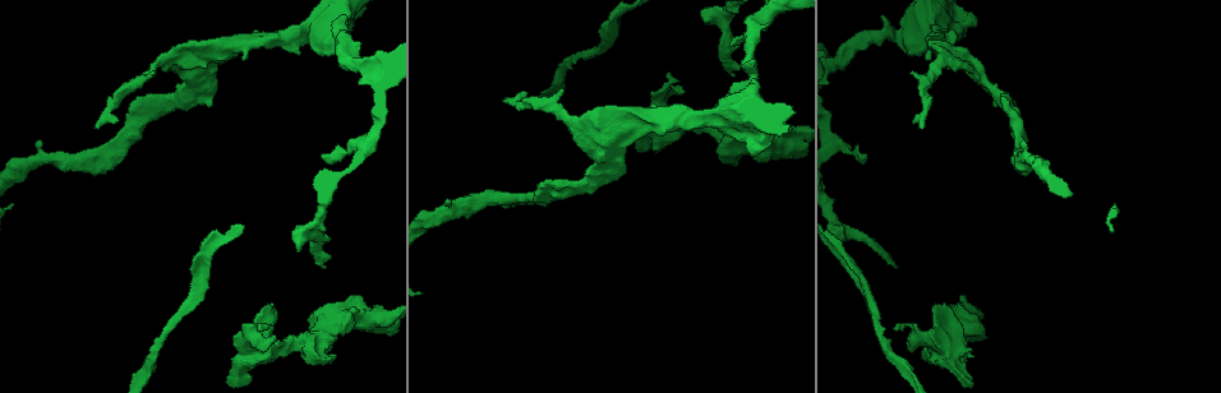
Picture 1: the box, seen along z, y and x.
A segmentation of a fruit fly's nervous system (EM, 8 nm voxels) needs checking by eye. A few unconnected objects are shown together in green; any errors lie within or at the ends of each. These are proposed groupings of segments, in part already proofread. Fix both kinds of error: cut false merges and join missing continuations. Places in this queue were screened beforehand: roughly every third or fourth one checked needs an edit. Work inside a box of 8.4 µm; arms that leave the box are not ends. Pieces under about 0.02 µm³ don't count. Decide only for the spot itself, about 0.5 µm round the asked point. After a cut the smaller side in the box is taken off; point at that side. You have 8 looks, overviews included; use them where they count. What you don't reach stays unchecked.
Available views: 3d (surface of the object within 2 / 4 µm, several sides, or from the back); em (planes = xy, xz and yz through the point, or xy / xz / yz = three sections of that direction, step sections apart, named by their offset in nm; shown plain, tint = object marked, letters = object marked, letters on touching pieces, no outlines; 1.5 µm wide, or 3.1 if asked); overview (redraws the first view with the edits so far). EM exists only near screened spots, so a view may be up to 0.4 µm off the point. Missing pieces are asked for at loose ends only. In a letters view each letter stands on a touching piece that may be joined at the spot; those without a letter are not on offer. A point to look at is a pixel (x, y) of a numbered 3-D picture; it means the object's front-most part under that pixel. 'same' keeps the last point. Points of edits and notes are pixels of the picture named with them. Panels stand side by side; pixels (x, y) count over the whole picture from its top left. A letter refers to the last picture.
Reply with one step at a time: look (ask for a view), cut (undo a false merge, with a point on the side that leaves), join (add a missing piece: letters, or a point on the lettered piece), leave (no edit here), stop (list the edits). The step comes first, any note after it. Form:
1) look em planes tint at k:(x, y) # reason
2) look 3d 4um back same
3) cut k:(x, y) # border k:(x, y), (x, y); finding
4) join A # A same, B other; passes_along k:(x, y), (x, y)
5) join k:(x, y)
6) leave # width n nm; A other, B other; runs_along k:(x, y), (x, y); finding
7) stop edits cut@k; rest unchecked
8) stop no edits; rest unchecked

look em yz step 4 tint at 1:(504, 99) # tapers out

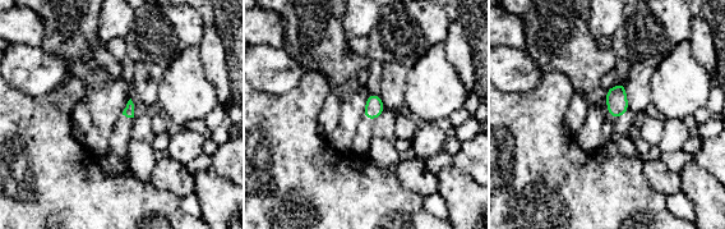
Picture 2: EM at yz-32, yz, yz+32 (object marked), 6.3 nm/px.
look em planes letters same # cut it another way

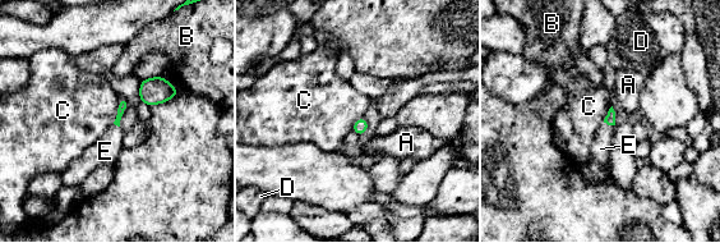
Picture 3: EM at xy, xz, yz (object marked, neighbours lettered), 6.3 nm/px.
join E # A other, B other, C other, D other, E same; passes_along 3:(609, 119), (609, 124), (600, 148); the cell continues

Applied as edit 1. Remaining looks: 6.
look overview

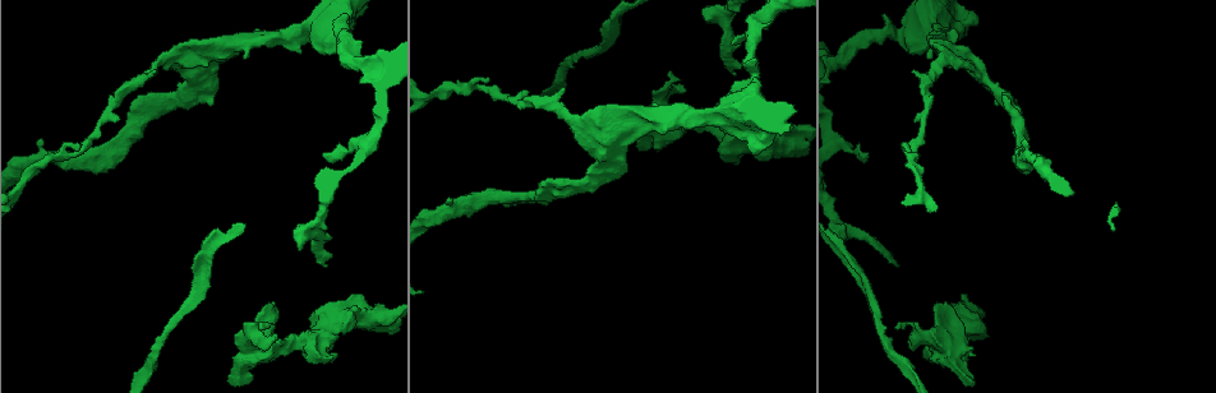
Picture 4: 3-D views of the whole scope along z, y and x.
look em xy step 4 plain at 4:(709, 120)

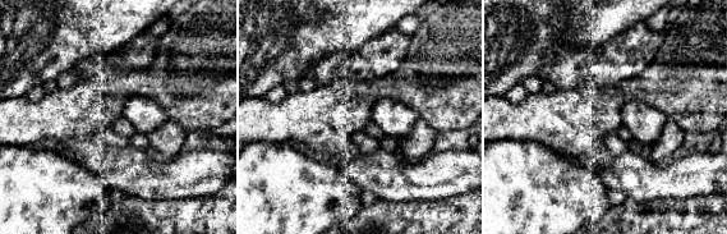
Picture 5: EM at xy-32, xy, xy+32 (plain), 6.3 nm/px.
look em xy step 4 tint same # where the object lies

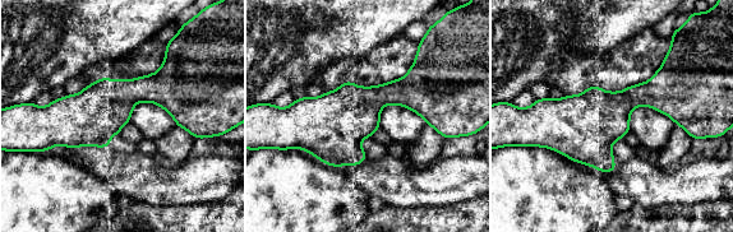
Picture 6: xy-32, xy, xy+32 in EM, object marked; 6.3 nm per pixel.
look em xy step 4 letters same

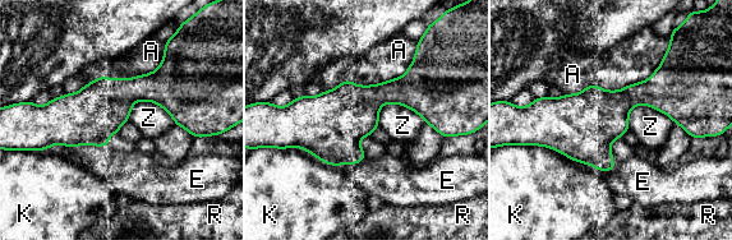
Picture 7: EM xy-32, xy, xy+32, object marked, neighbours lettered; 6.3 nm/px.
leave # longest_contact K 500 nm; A other, E other, K other, R other, Z other; border 7:(528, 144), (551, 147), (602, 172); continuous, no second cell

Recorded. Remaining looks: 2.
look em planes letters at 4:(260, 327) # free end

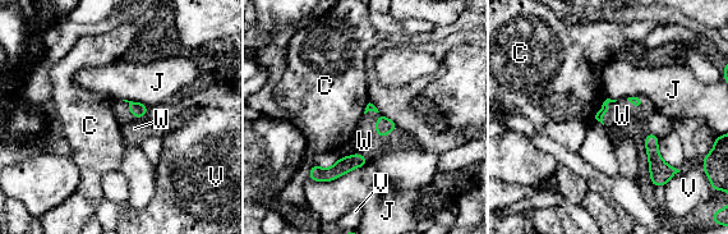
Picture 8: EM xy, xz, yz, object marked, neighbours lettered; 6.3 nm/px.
join W # C other, J other, V other, W same; passes_along 8:(383, 125), (376, 128), (364, 141); the cell continues

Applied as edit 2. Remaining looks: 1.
stop edits join@3, join@8; rest unchecked

